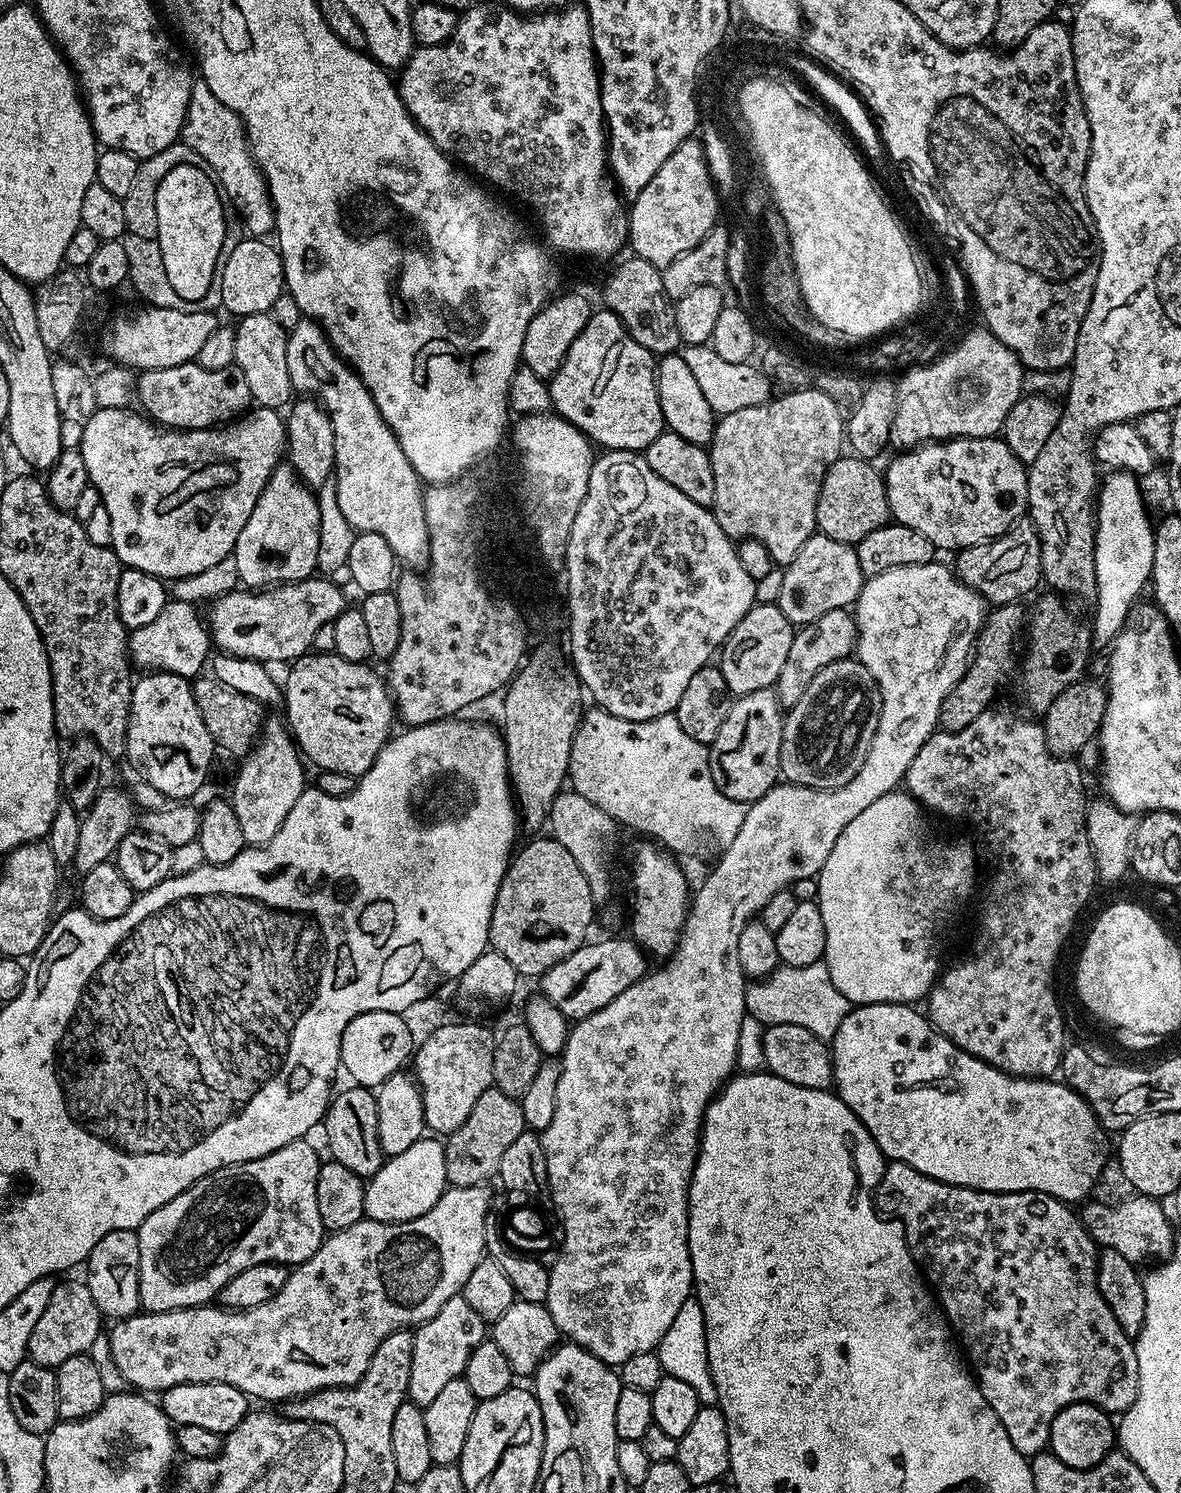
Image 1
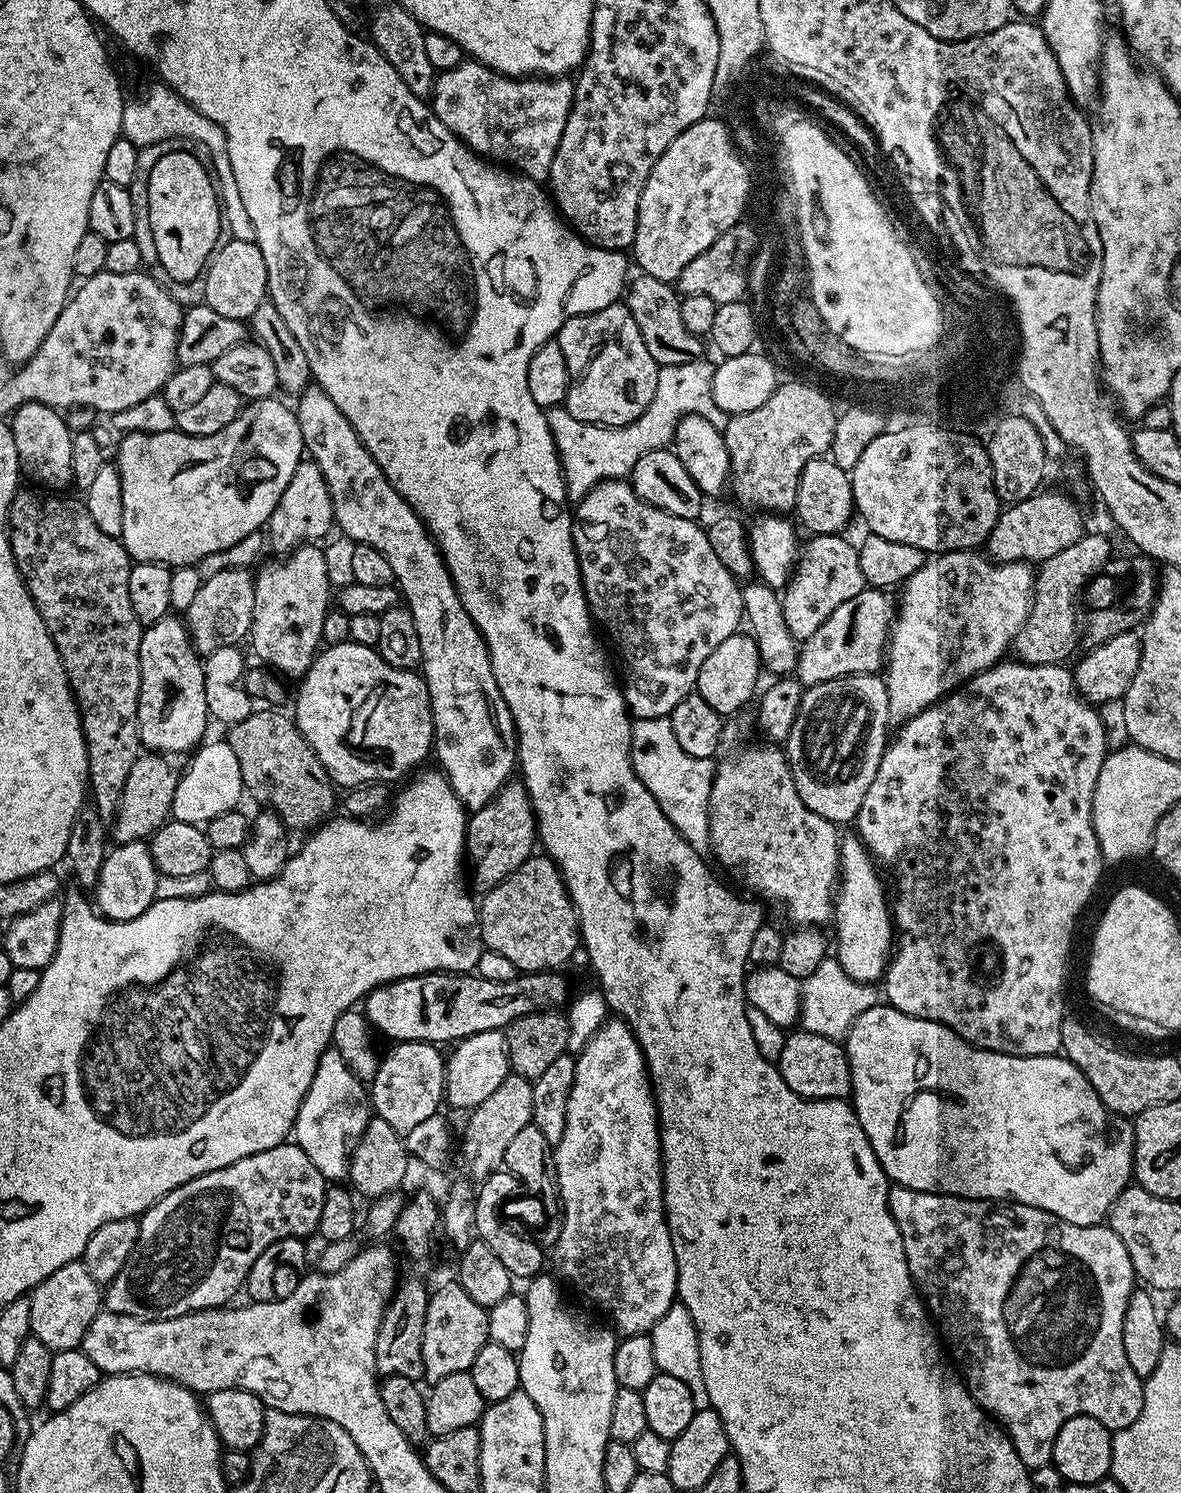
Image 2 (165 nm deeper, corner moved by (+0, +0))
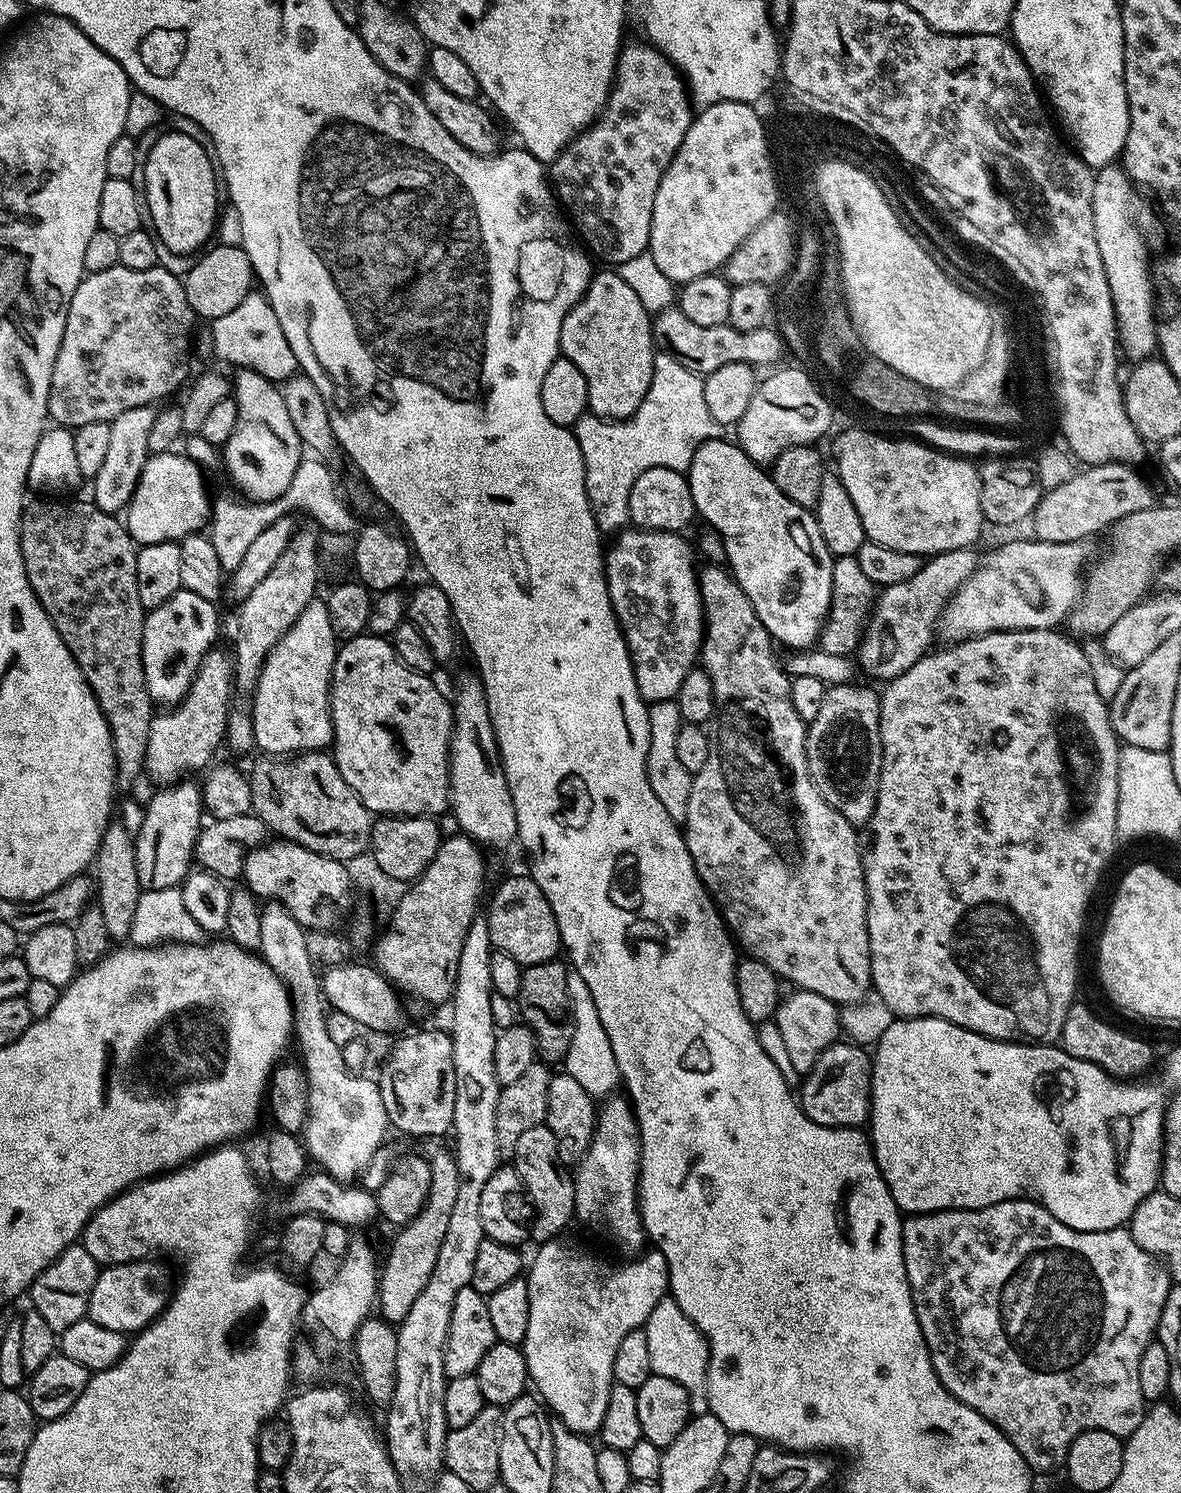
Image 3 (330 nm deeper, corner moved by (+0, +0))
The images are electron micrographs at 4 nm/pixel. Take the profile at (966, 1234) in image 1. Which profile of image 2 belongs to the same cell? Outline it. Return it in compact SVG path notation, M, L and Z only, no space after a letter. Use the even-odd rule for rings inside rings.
M899 1186L888 1189L888 1209L902 1234L902 1246L906 1250L906 1262L912 1280L921 1297L926 1301L931 1319L950 1356L952 1351L951 1359L955 1361L958 1368L960 1363L959 1371L968 1386L968 1393L985 1409L996 1408L995 1415L1006 1425L1008 1437L1012 1439L1018 1458L1022 1458L1026 1467L1035 1470L1051 1465L1058 1430L1071 1416L1093 1416L1109 1430L1119 1430L1130 1427L1138 1418L1138 1414L1142 1414L1144 1380L1138 1374L1134 1374L1134 1369L1130 1366L1130 1358L1126 1358L1124 1345L1126 1306L1137 1287L1138 1277L1122 1238L1118 1238L1118 1234L1111 1226L1105 1226L1103 1223L1078 1226L1074 1222L1066 1222L1046 1210L1029 1204L968 1200L964 1196L946 1196L942 1192L919 1192ZM1007 1388L1009 1388L1009 1400L1000 1396L1000 1392L1006 1391Z

